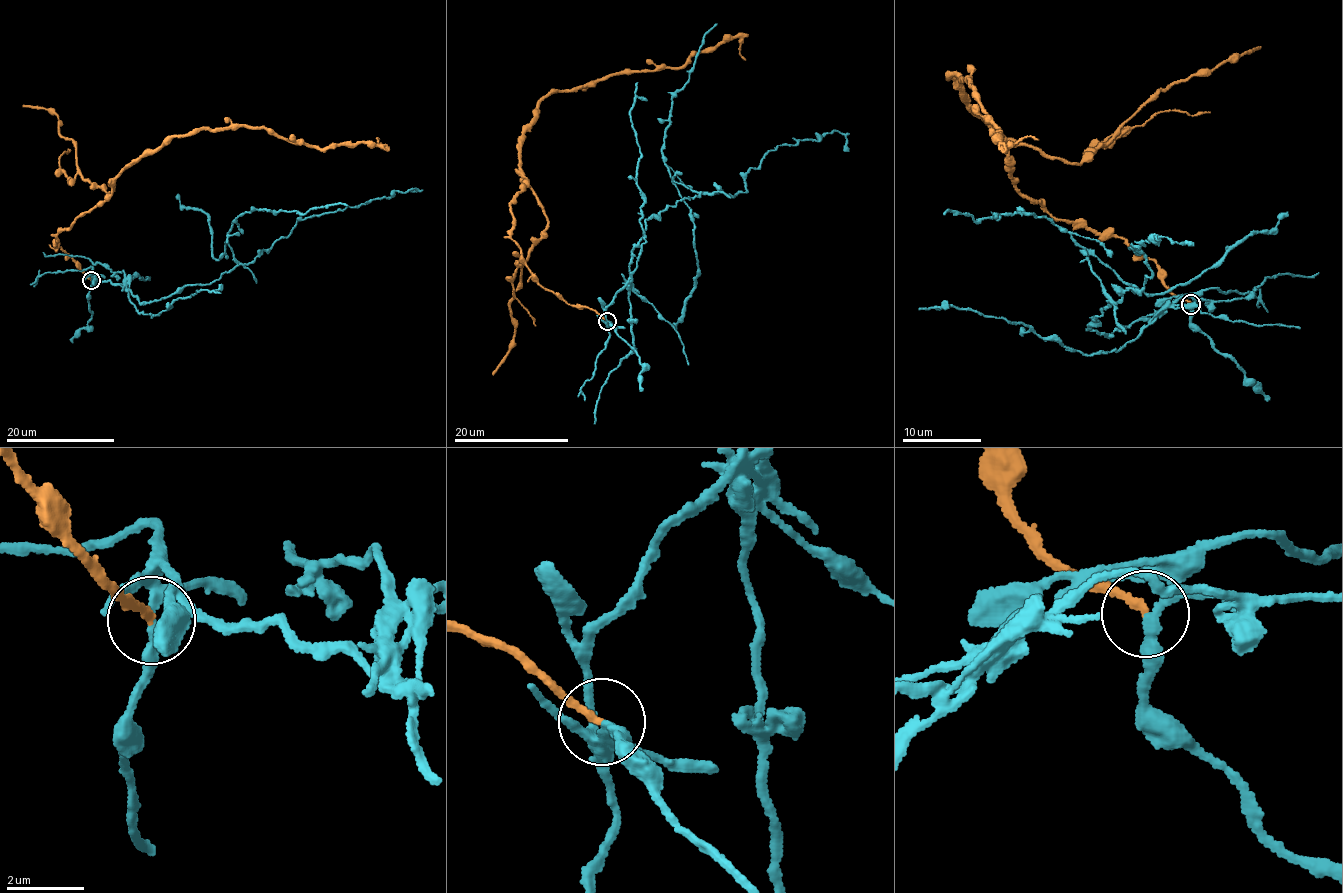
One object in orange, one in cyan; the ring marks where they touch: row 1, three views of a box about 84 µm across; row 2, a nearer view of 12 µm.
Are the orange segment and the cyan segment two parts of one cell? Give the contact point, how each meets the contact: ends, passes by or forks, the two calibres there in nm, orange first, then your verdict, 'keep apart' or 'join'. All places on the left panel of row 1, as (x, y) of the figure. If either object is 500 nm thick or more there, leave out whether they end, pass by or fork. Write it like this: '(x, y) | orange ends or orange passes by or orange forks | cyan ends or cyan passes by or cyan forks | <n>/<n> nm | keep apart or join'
(91, 280) | orange ends | cyan passes by | 200/240 nm | keep apart

